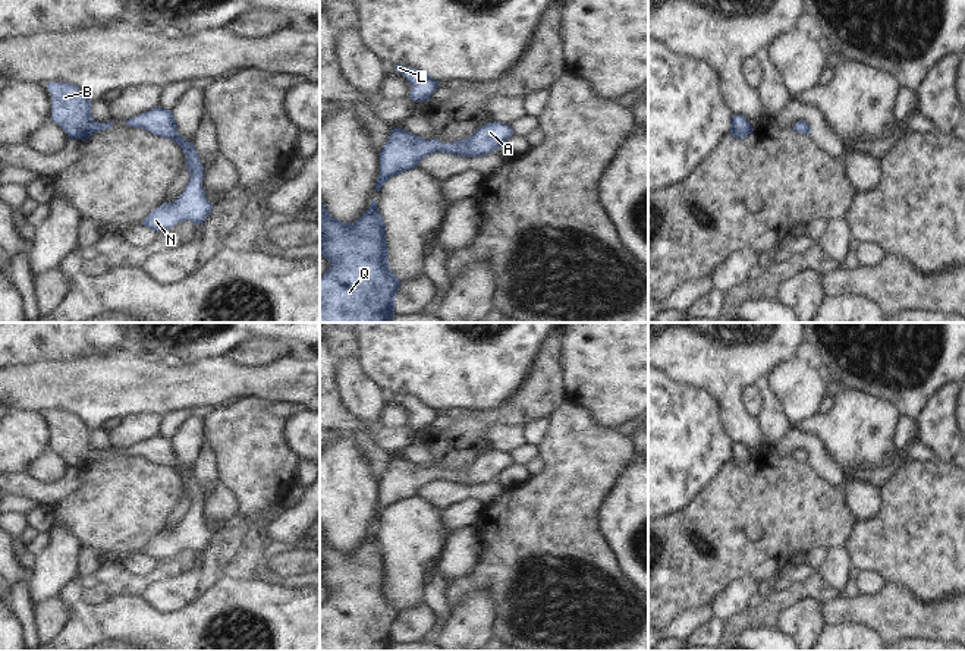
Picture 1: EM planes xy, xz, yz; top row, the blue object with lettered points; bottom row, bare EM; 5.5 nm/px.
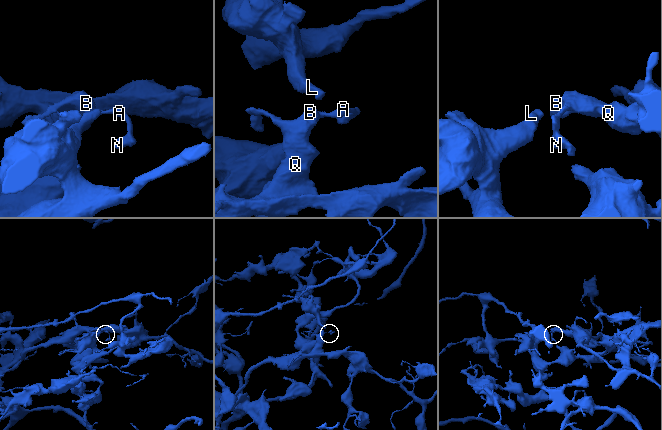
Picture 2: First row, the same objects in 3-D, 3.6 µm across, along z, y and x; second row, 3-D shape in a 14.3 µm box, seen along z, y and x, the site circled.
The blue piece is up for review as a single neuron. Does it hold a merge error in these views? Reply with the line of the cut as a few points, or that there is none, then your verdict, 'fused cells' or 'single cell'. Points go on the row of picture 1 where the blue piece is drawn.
cut none; single cell

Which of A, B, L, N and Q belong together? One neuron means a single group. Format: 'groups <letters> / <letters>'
groups A B L N Q

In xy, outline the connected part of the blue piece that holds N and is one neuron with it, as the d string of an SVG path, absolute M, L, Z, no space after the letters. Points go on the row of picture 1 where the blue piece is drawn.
M158 106L125 120L125 123L132 128L141 128L160 138L175 141L186 155L186 167L189 170L189 182L183 192L173 202L163 202L158 208L153 210L142 220L142 226L161 232L185 220L192 221L195 226L202 224L213 210L213 204L207 199L202 188L204 166L194 144L177 133L173 111Z

